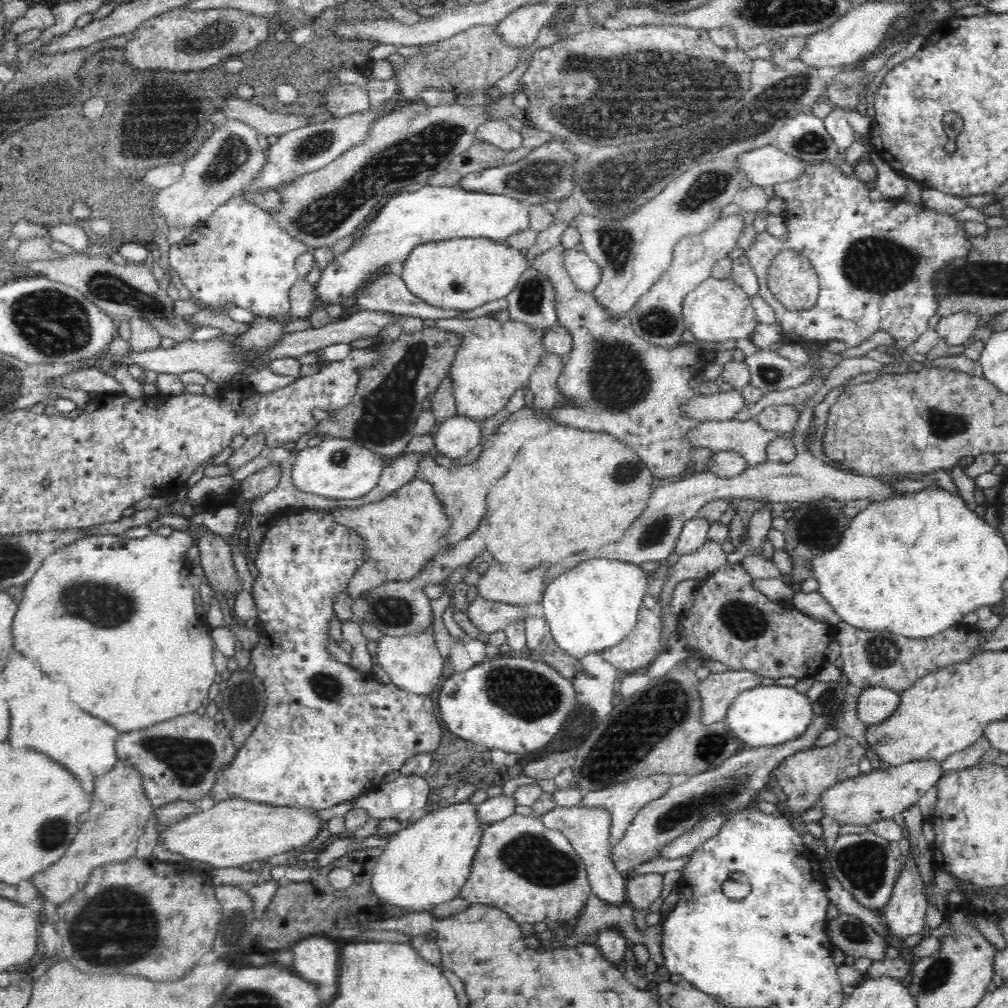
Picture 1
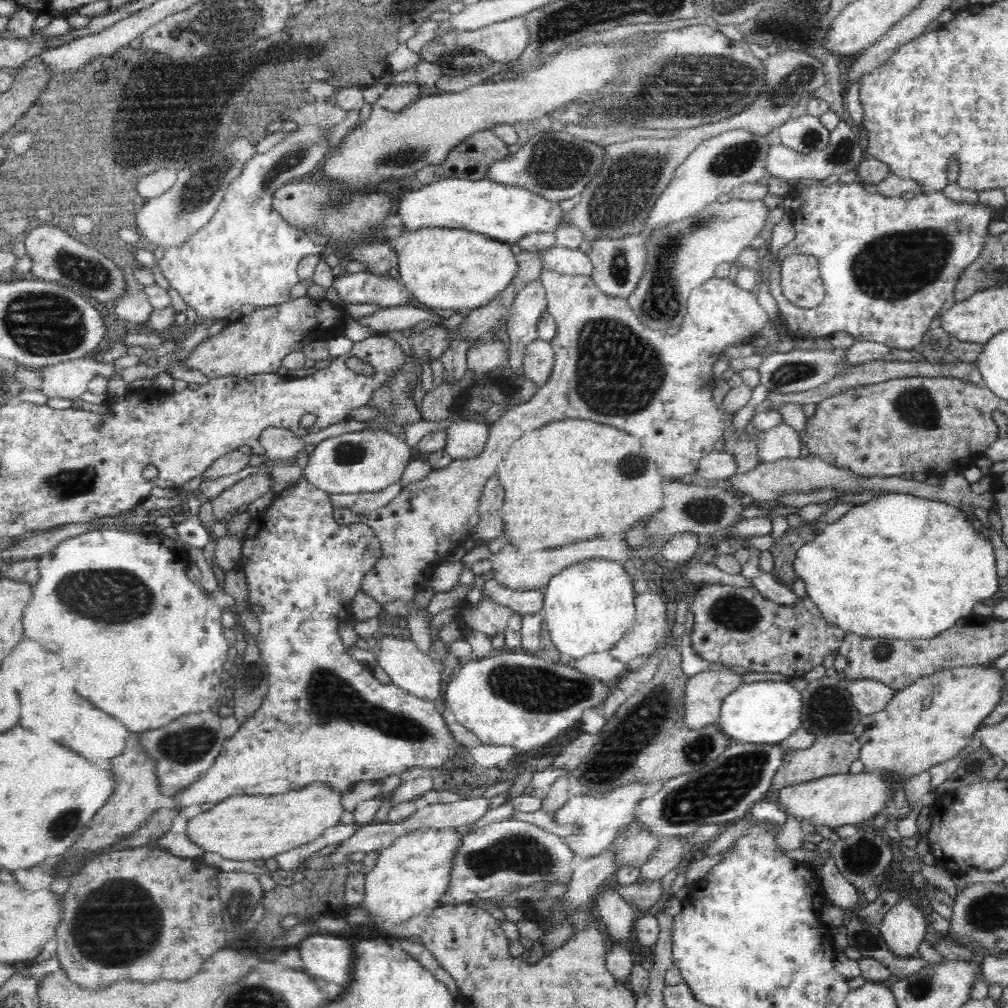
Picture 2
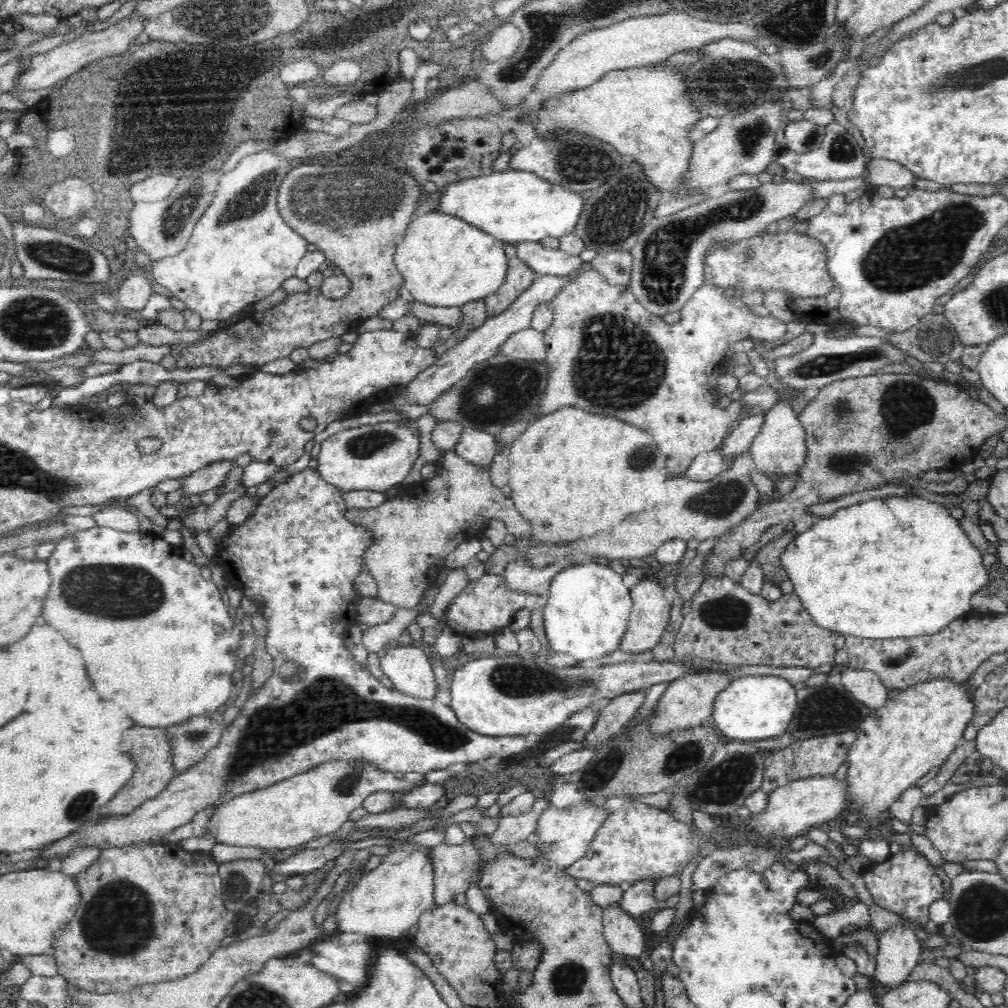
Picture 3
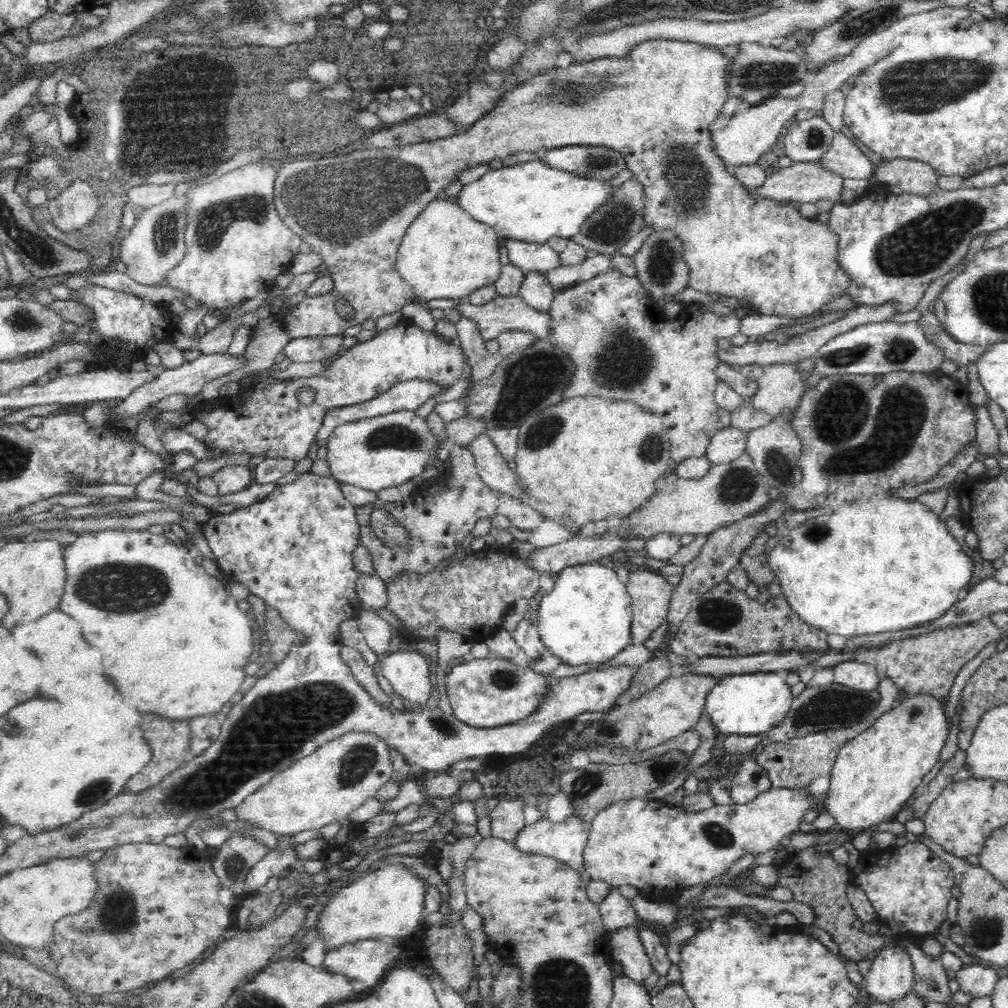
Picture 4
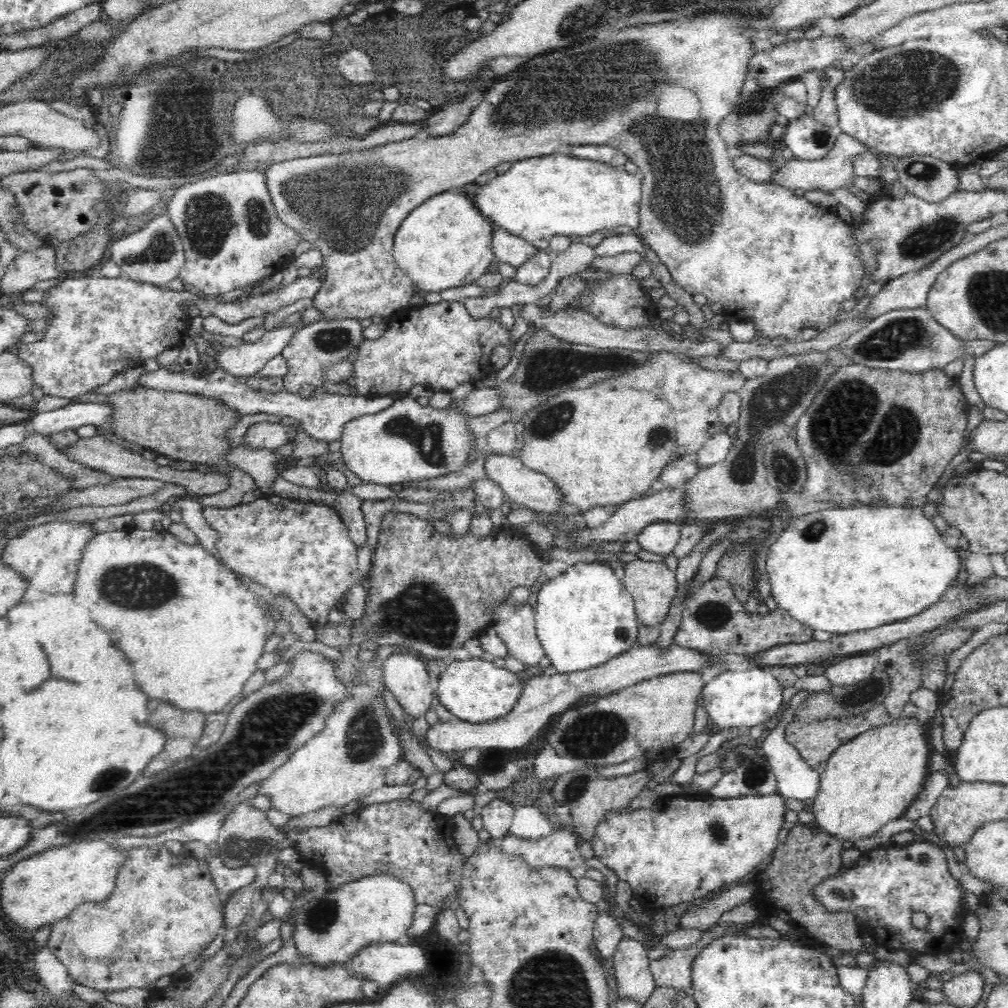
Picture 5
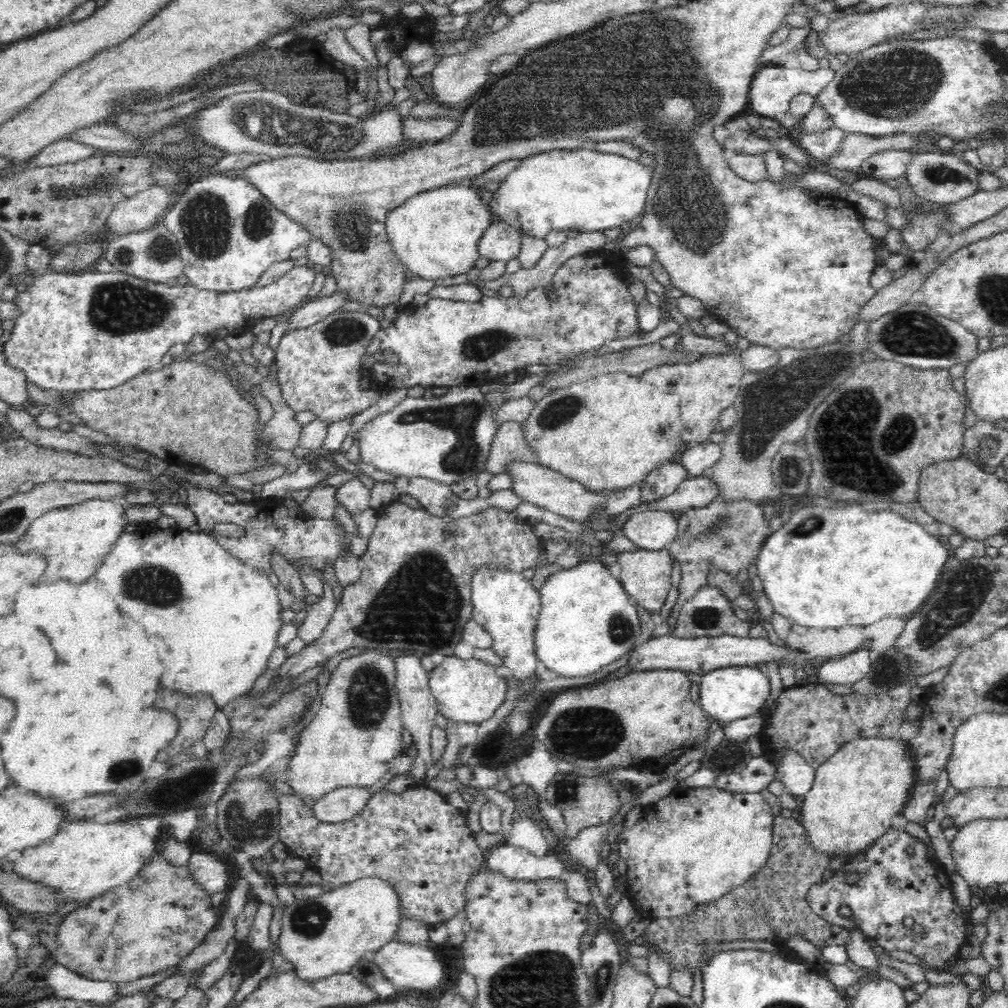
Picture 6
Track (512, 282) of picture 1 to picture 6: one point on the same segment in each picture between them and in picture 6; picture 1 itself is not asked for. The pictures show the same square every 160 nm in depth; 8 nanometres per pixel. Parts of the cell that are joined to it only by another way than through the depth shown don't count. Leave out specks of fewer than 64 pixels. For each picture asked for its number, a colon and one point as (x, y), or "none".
2: (456, 269)
3: (445, 262)
4: (446, 253)
5: (444, 243)
6: (435, 234)

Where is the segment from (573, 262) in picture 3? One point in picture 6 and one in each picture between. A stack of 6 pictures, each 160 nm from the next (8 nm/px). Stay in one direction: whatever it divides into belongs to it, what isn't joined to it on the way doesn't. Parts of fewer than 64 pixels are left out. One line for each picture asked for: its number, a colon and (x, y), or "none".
4: (529, 257)
5: (507, 247)
6: (501, 241)

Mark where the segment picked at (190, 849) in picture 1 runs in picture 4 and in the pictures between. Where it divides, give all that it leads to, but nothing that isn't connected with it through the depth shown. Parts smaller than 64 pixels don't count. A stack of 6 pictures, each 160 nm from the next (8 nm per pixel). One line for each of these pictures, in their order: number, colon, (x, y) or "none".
2: (244, 827)
3: (312, 804)
4: (340, 777)

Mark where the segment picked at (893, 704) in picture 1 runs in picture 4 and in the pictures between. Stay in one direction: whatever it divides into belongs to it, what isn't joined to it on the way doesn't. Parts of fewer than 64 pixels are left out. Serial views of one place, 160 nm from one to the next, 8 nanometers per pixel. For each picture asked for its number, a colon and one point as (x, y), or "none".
2: (869, 697)
3: (864, 685)
4: (859, 675)

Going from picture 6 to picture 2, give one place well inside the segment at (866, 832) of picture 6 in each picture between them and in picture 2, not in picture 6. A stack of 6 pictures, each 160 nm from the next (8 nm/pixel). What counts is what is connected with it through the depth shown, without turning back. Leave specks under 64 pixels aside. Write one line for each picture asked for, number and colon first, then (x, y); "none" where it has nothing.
2: (929, 722)
3: (901, 741)
4: (875, 774)
5: (873, 778)

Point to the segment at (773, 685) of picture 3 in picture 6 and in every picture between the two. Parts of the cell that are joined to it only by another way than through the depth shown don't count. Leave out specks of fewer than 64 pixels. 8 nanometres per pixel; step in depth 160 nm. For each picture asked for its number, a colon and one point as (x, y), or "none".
4: (753, 703)
5: (734, 699)
6: (727, 694)

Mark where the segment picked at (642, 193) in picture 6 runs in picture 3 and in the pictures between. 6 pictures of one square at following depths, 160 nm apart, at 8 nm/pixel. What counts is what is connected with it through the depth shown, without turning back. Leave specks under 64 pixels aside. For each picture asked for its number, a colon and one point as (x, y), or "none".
3: (516, 206)
4: (533, 202)
5: (536, 199)

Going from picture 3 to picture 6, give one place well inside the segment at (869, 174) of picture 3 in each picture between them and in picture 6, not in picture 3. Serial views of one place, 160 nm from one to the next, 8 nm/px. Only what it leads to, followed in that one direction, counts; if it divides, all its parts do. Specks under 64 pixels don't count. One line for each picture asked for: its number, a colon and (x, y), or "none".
4: (915, 177)
5: (929, 178)
6: (938, 177)

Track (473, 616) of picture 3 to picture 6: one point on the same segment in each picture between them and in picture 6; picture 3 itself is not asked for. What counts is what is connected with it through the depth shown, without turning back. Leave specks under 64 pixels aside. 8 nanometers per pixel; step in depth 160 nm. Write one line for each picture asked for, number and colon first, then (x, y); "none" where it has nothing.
4: (477, 591)
5: (427, 592)
6: (414, 593)

